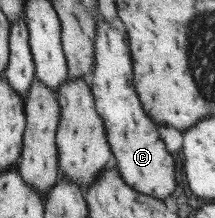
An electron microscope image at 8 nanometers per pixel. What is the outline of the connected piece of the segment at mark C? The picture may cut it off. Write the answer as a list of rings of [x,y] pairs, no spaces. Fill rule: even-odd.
[[[100,17],[102,23],[98,23],[95,35],[95,58],[92,72],[89,76],[90,88],[95,99],[95,108],[99,116],[104,122],[106,139],[111,147],[113,158],[116,161],[115,166],[121,175],[121,178],[132,189],[151,195],[158,200],[166,199],[168,195],[174,193],[176,189],[176,167],[172,154],[165,148],[164,142],[158,134],[159,125],[146,113],[138,92],[134,89],[134,81],[132,81],[132,59],[130,53],[124,45],[124,35],[118,33],[110,23],[106,23]]]

